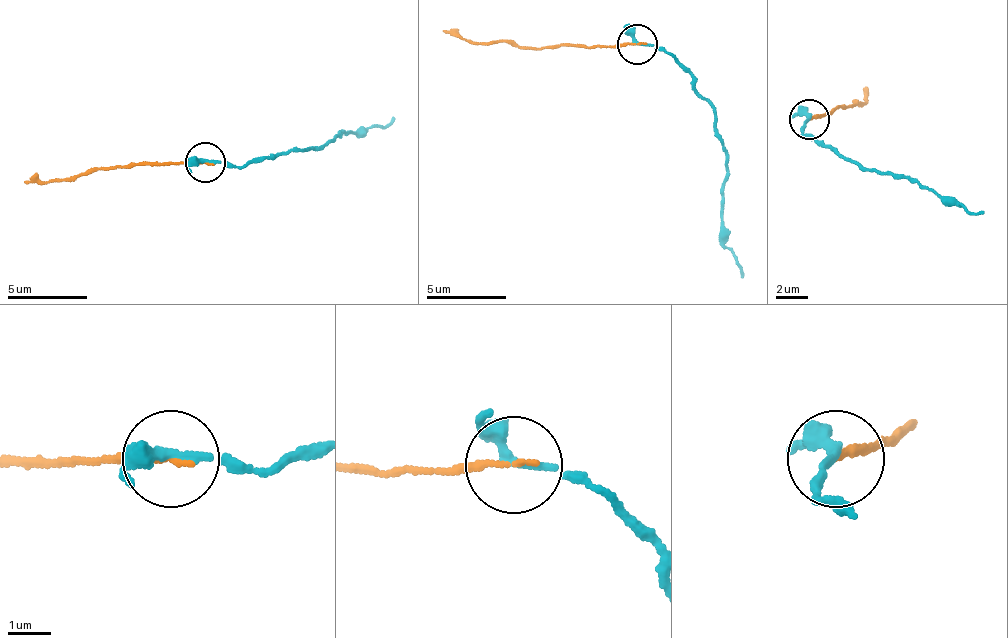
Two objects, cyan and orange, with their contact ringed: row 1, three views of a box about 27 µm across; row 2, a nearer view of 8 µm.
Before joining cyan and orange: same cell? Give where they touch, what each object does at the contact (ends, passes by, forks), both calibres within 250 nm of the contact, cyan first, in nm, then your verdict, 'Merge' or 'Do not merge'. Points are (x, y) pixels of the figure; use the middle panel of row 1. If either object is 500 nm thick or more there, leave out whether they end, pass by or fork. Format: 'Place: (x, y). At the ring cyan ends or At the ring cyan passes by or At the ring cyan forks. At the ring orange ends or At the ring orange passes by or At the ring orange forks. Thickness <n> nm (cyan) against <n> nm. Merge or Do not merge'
Place: (637, 44). At the ring cyan passes by. At the ring orange ends. Thickness 240 nm (cyan) against 150 nm. Do not merge

